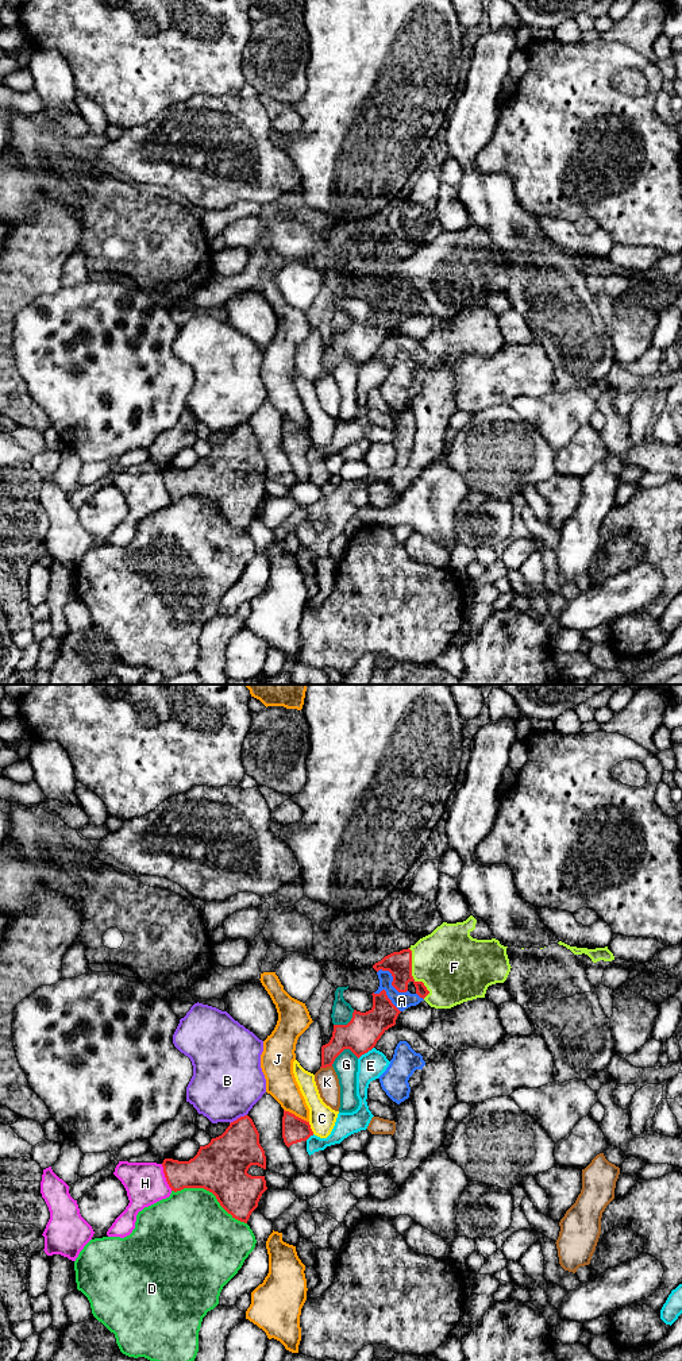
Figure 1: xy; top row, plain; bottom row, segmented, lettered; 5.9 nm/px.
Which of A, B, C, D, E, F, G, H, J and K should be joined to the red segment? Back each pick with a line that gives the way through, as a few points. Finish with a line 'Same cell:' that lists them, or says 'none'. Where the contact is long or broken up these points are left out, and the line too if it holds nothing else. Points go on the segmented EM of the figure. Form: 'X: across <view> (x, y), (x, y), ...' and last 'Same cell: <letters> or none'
F: across xy (399, 964), (411, 975), (422, 964), (451, 964)
Same cell: F

